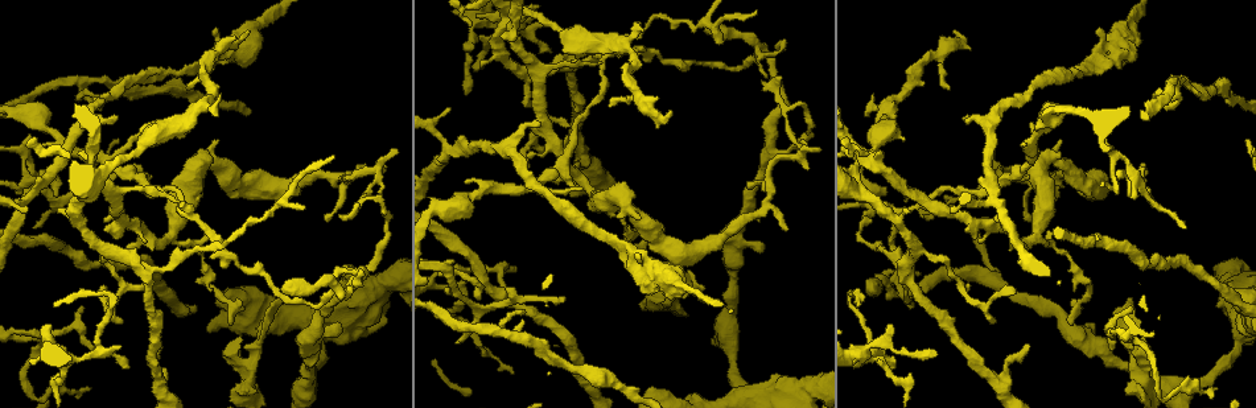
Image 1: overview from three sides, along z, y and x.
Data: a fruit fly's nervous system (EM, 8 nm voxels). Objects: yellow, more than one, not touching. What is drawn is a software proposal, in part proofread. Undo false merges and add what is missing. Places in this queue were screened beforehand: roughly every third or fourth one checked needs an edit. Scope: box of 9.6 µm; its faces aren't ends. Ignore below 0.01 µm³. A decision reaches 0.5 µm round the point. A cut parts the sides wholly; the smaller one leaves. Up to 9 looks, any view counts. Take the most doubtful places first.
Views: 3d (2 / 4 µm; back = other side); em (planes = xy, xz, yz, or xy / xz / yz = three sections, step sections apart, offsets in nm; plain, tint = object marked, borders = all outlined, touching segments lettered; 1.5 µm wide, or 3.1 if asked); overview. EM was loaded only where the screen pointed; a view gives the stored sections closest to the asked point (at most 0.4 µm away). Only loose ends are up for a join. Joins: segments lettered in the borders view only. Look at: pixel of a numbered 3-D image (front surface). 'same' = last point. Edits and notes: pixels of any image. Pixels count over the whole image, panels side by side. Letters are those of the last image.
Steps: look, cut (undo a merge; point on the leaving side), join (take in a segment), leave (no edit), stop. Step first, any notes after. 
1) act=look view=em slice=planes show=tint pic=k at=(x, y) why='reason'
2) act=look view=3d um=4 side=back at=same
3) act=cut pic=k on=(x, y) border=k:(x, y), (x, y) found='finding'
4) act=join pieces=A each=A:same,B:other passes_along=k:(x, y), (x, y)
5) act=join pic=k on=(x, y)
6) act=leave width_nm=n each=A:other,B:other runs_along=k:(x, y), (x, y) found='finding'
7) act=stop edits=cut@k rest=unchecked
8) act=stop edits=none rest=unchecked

act=look view=3d um=2 side=back pic=1 at=(639, 216) why='free end'

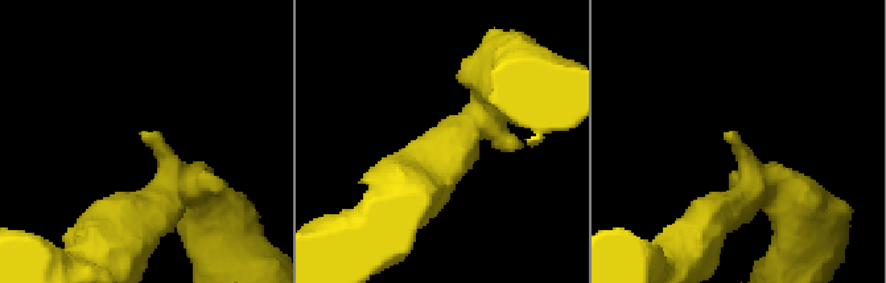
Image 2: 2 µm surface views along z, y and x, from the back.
act=look view=em slice=planes show=borders pic=2 at=(727, 132) arm_widths_nm=280,300 why='shape alone is not enough'

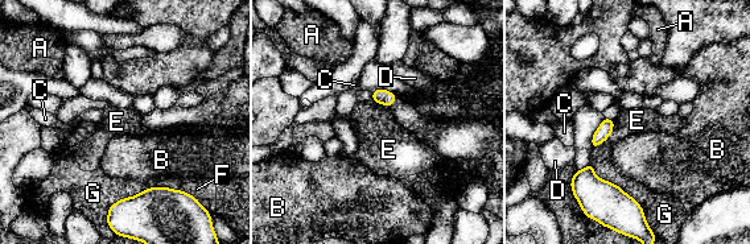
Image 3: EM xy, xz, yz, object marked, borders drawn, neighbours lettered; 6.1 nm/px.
act=leave each=A:other,B:other,C:other,D:other,E:other,F:other,G:other border=3:(614, 119), (612, 133), (604, 141) found='no lettered segment goes on from it'

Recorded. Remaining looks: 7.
act=look view=3d um=4 side=back pic=1 at=(278, 298) why='thin end'

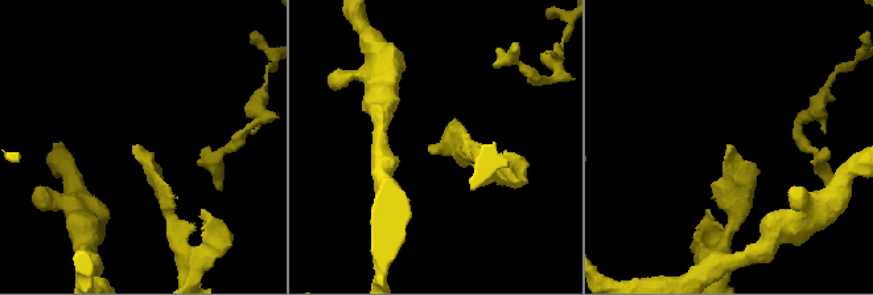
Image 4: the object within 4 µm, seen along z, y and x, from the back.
act=look view=em slice=planes show=borders pic=4 at=(429, 144) why='shape alone is not enough'

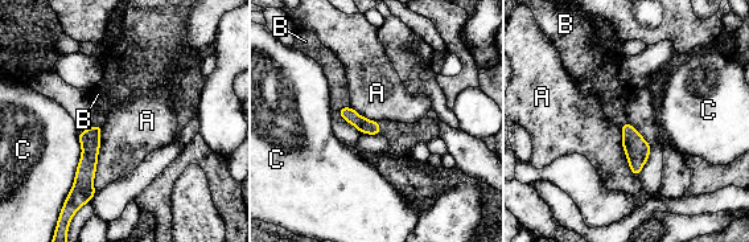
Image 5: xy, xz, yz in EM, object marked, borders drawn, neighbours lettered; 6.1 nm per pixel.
act=join pieces=B each=A:other,B:same,C:other passes_along=5:(365, 126), (342, 107), (334, 72) found='it goes on there'

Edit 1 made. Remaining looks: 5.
act=look view=3d um=4 pic=1 at=(1088, 287) why='narrows sharply'

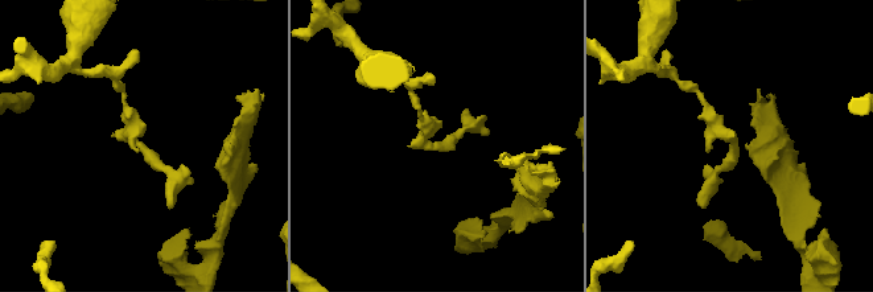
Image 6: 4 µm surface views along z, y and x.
act=look view=em um=3.1 slice=yz step=16 show=tint pic=6 at=(138, 142)

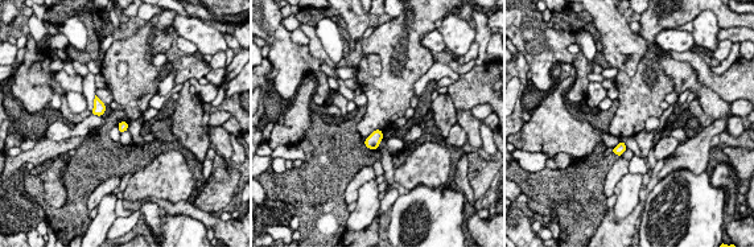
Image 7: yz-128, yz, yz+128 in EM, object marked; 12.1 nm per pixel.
act=look view=em um=3.1 slice=planes show=borders at=same why='another direction'

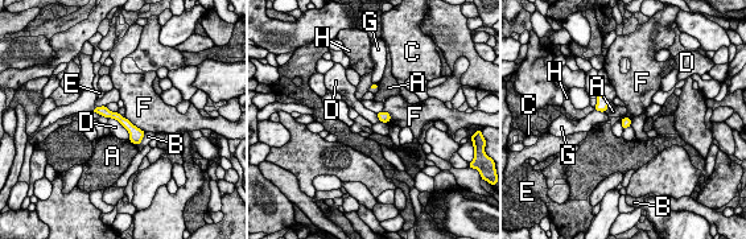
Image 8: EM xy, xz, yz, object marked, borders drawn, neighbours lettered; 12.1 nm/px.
act=leave each=A:other,B:other,C:other,D:other,E:other,F:other,G:other,H:other border=8:(124, 116), (144, 132) found='one neuron here'

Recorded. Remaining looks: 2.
act=look view=em slice=yz step=4 show=tint pic=1 at=(339, 217) why='free end'

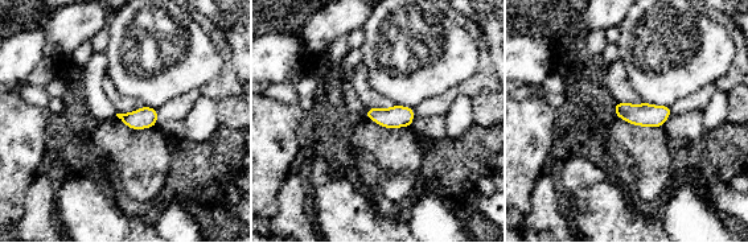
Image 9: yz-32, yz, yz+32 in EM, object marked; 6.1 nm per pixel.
act=look view=em slice=yz step=4 show=borders at=same why='see the neighbours'

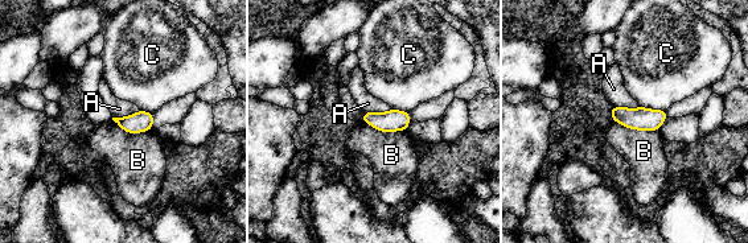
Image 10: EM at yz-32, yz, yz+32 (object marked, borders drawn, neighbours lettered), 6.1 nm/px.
act=leave width_nm=80 each=A:other,B:other,C:other border=10:(613, 120), (631, 128), (658, 131) found='none of them fits'

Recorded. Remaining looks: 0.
act=stop edits=join@5 rest=unchecked

